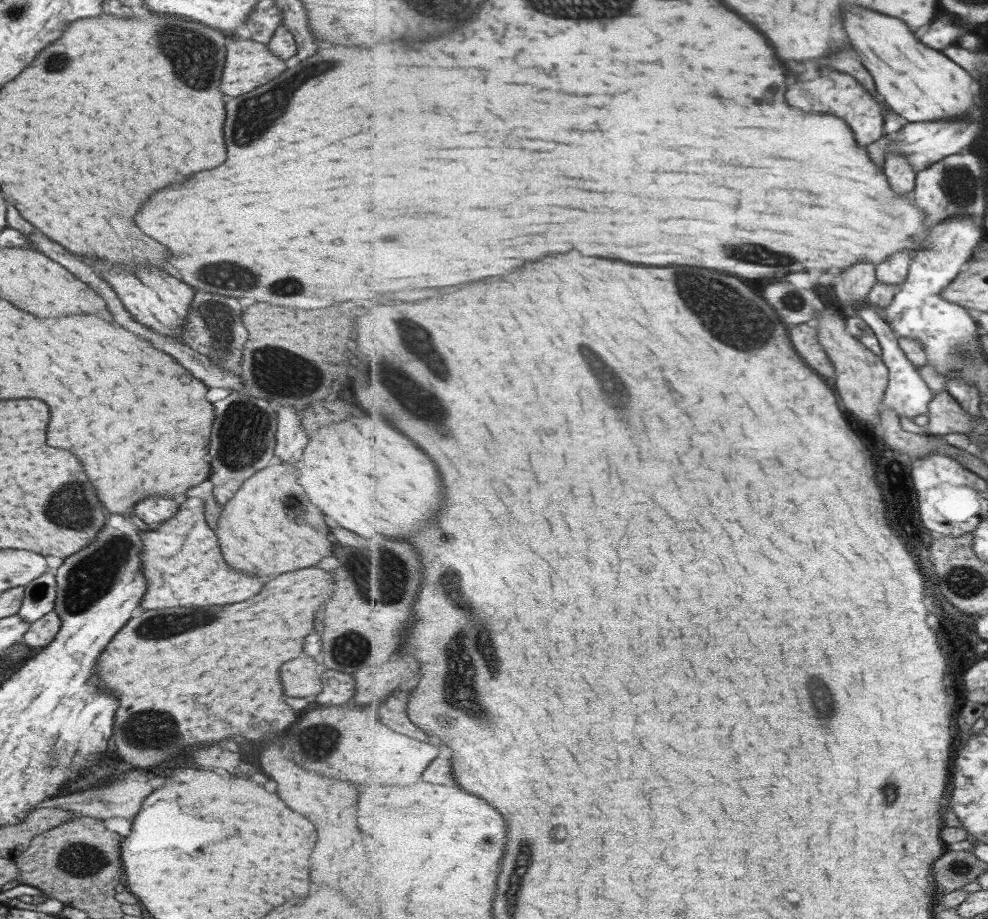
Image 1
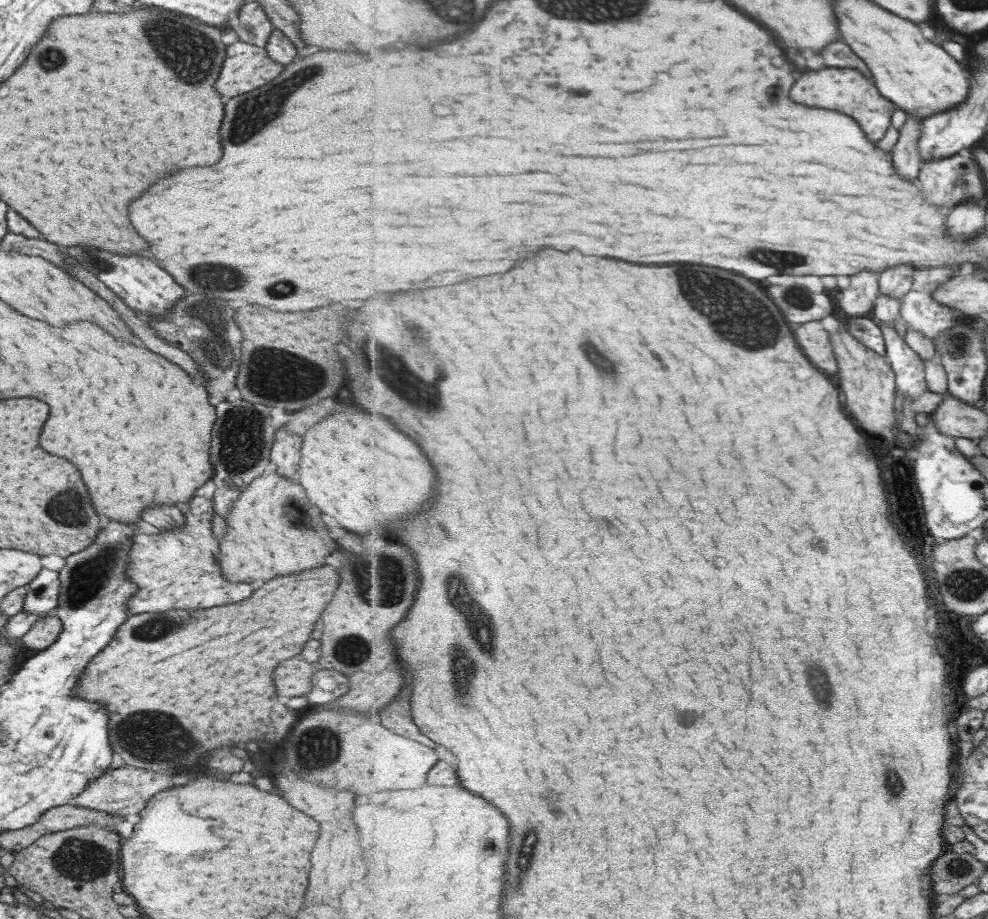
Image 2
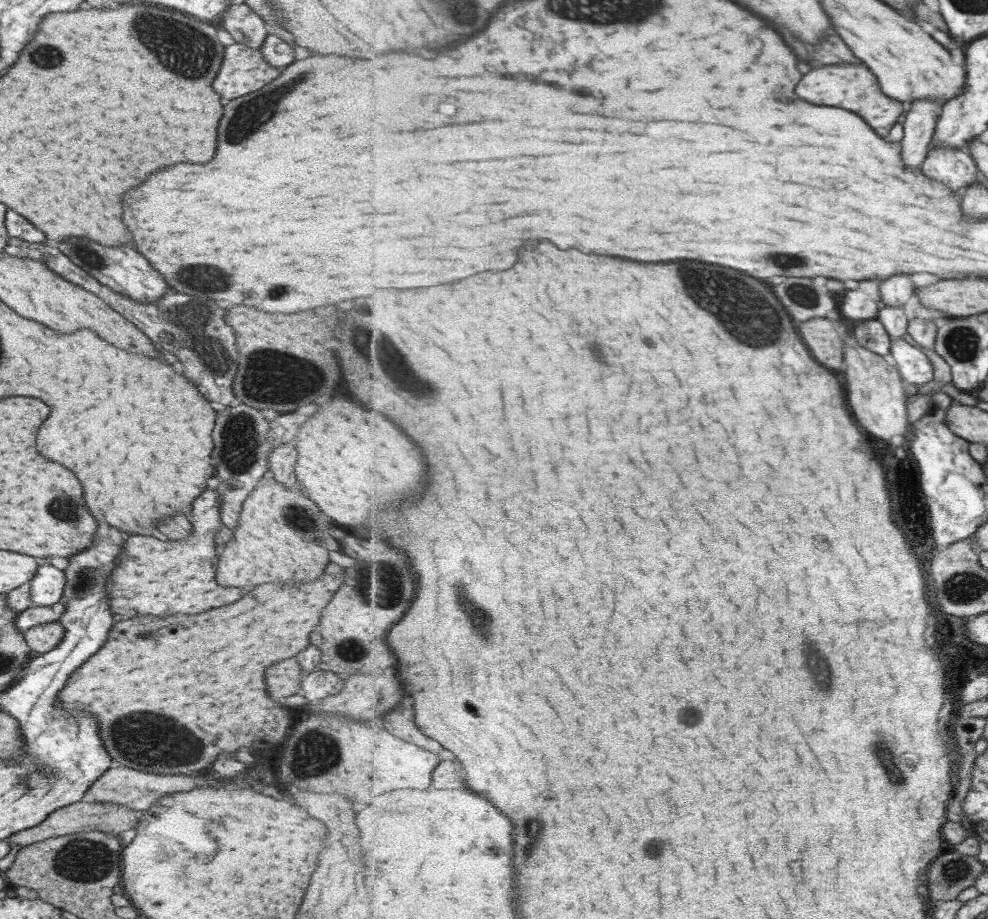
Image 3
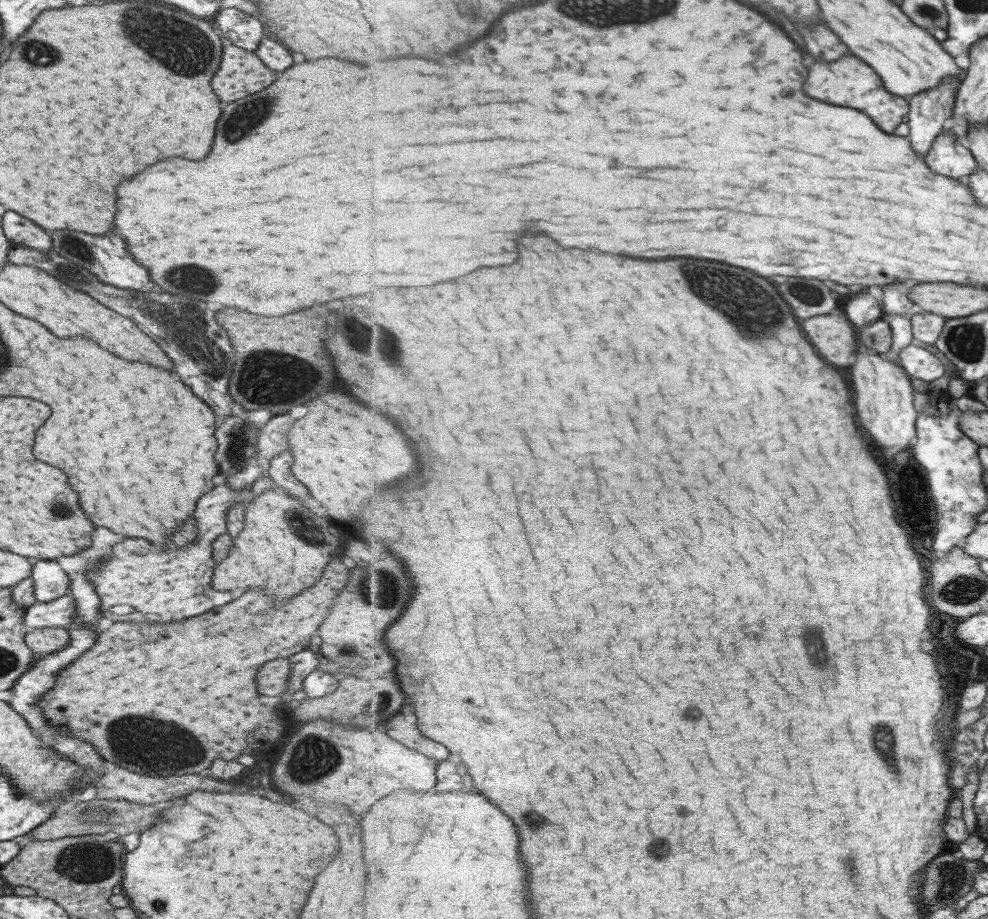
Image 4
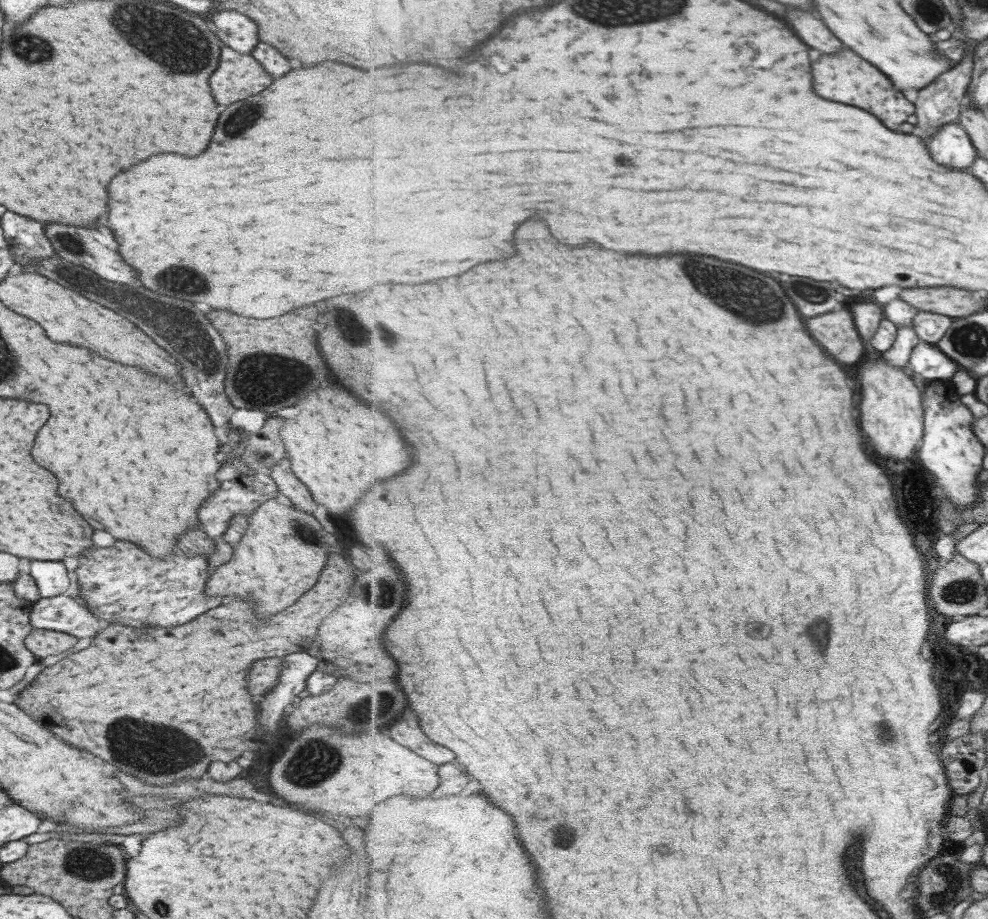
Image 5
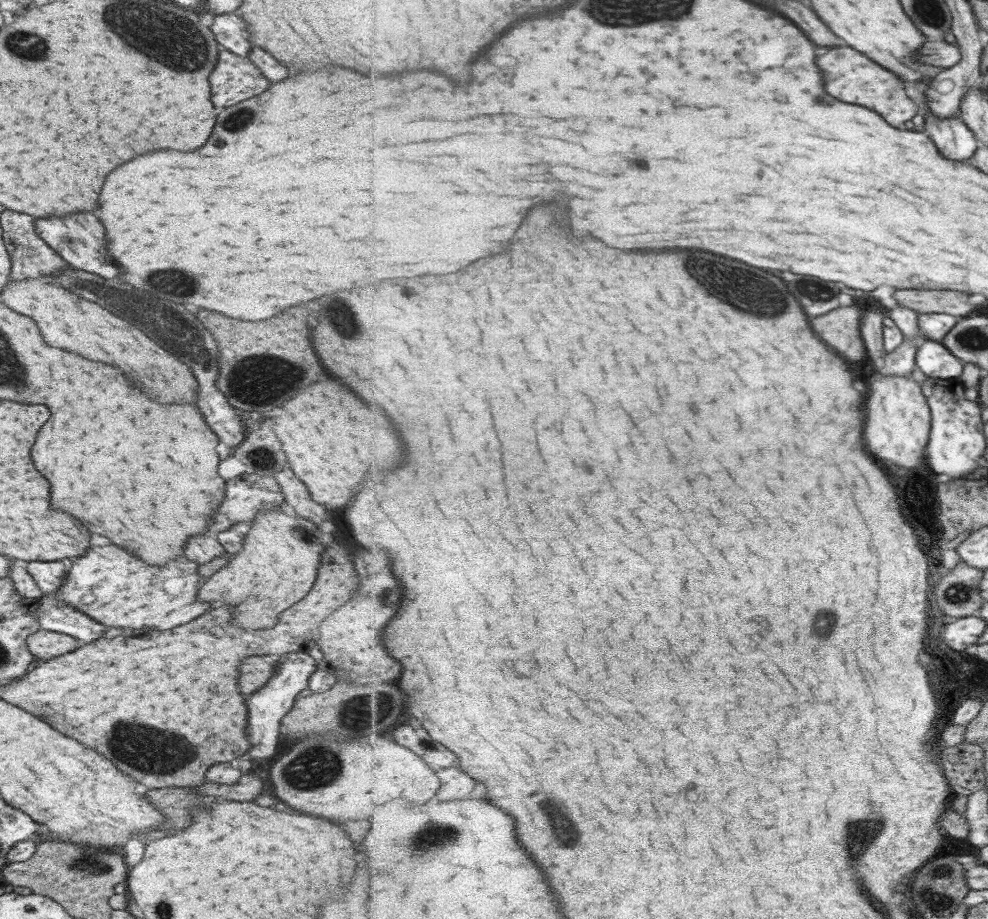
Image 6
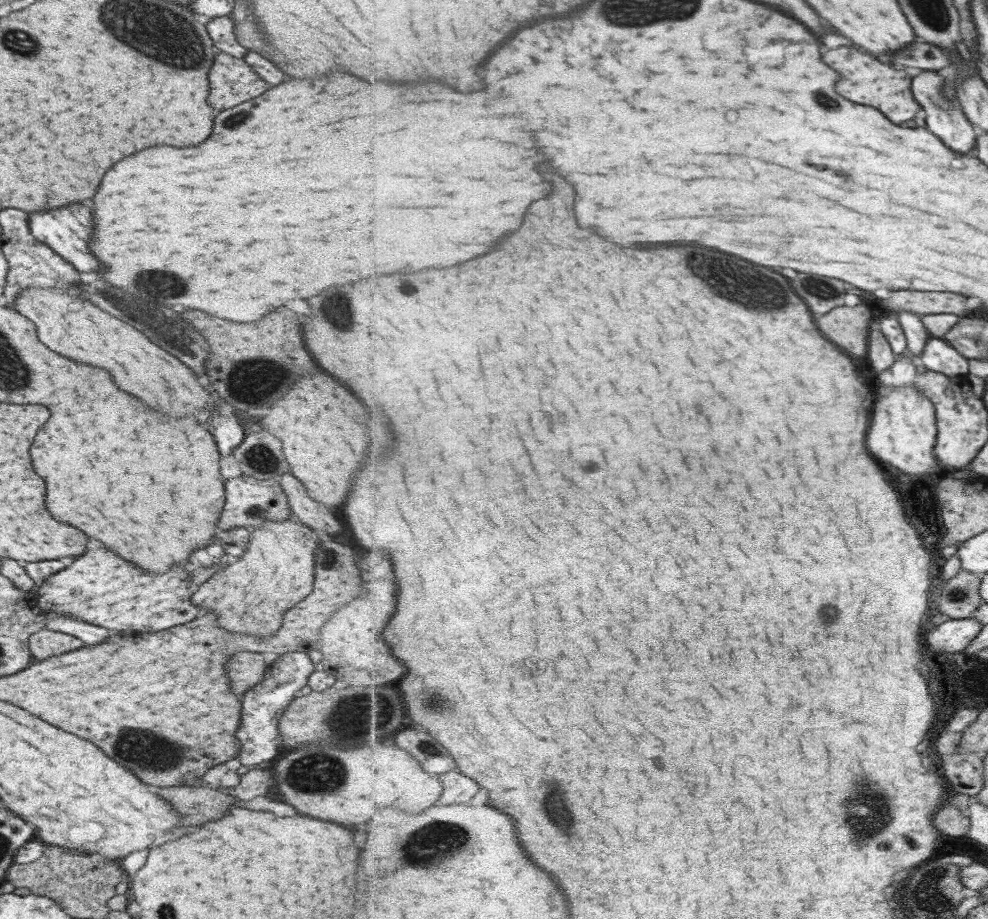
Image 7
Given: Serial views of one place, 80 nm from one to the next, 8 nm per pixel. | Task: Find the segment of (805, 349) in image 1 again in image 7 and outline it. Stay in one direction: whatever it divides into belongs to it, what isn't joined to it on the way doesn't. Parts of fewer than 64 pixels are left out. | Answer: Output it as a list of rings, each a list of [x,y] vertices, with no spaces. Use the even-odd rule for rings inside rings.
[[[839,306],[819,320],[823,334],[853,356],[867,356],[873,310],[869,306]]]

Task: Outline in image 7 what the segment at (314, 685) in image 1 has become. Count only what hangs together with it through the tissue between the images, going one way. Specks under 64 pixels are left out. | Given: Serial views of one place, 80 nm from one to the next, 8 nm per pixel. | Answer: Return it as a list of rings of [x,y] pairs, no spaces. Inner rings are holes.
[[[235,652],[225,664],[225,674],[229,678],[231,692],[245,692],[261,680],[268,665],[255,652]]]

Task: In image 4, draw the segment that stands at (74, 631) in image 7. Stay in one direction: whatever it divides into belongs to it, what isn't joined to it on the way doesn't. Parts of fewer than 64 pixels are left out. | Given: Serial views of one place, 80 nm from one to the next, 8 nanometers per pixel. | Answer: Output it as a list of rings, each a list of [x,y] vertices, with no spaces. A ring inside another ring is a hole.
[[[61,595],[49,602],[37,602],[25,608],[22,623],[29,629],[70,628],[76,616],[75,601],[71,595]]]

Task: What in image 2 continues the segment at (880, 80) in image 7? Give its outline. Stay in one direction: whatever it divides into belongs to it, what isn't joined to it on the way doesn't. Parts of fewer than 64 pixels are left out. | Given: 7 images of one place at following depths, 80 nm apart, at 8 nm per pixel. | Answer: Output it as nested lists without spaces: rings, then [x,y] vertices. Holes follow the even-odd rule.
[[[825,68],[825,70],[809,72],[803,78],[799,78],[797,86],[793,86],[793,98],[795,102],[801,102],[805,106],[839,110],[843,114],[857,118],[857,122],[865,126],[868,137],[875,142],[885,138],[891,126],[893,112],[898,109],[894,102],[880,93],[873,78],[856,68]]]

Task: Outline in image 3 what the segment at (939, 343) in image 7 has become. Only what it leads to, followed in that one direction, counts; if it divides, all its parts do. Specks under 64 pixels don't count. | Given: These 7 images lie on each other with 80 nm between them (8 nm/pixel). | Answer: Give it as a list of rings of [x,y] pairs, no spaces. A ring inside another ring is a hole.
[[[892,339],[891,354],[905,382],[923,386],[935,378],[935,366],[931,364],[929,356],[904,339]]]

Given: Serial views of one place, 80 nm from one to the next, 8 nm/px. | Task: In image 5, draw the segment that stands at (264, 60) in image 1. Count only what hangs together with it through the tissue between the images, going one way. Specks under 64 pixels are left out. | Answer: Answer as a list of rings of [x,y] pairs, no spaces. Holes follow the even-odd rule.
[[[231,48],[220,50],[217,70],[209,76],[211,94],[217,104],[229,106],[245,100],[273,82],[271,75],[250,54],[239,54]]]

